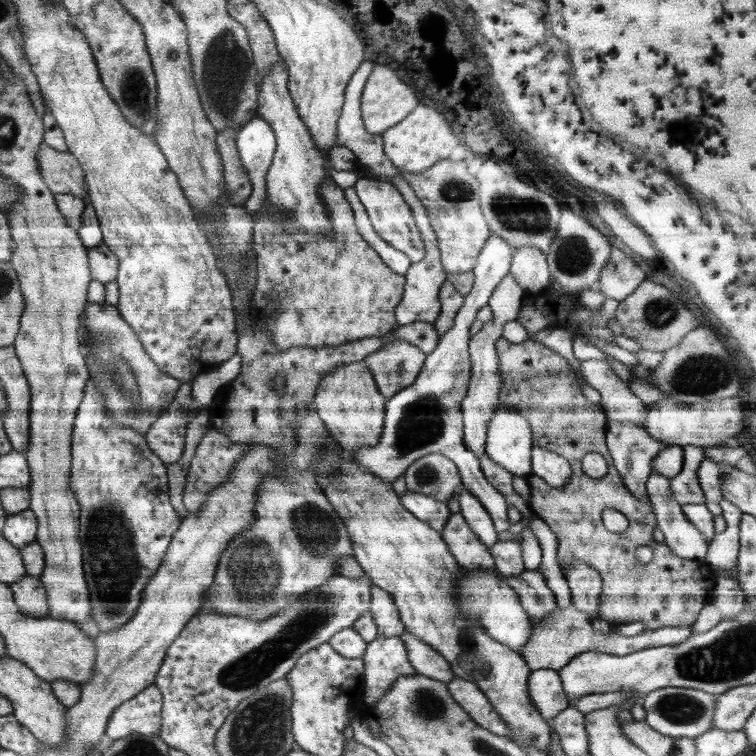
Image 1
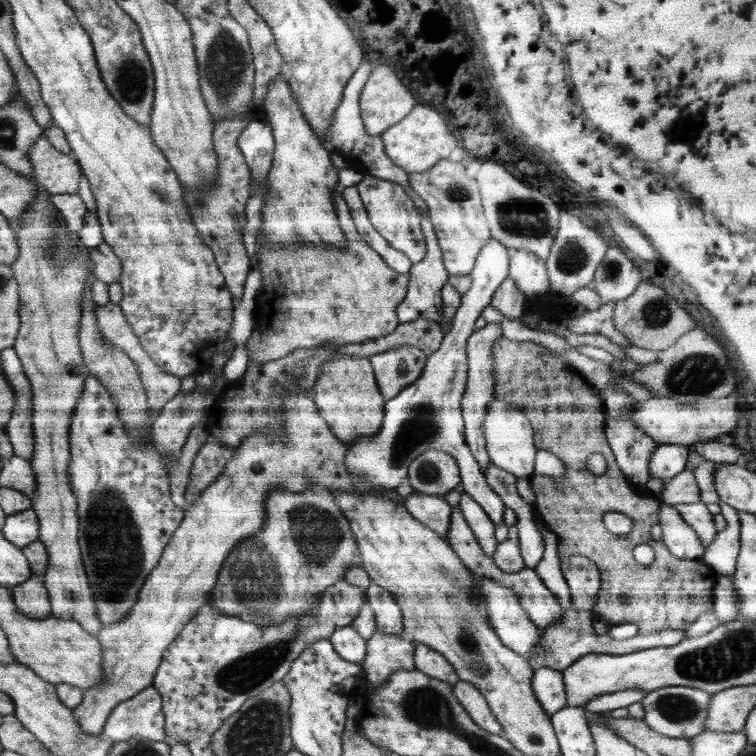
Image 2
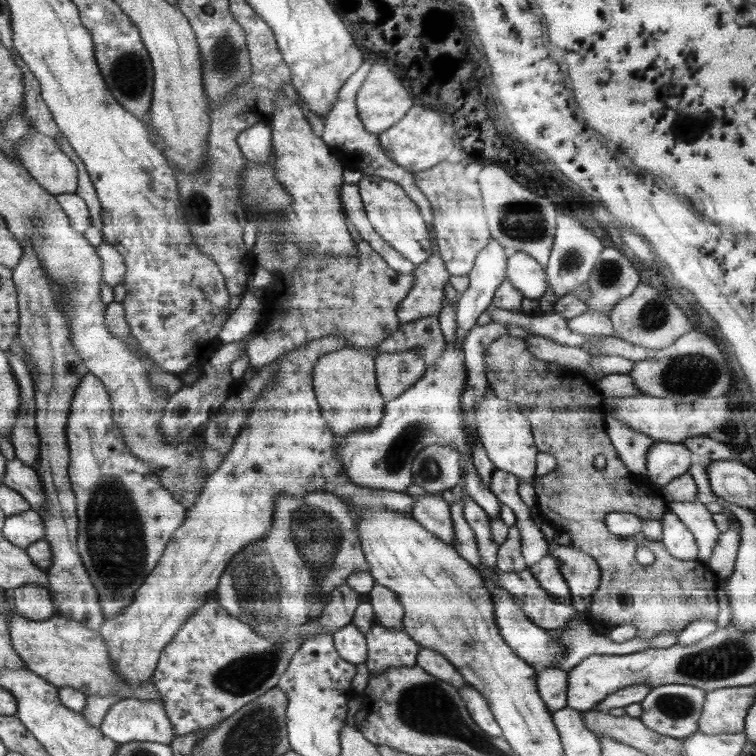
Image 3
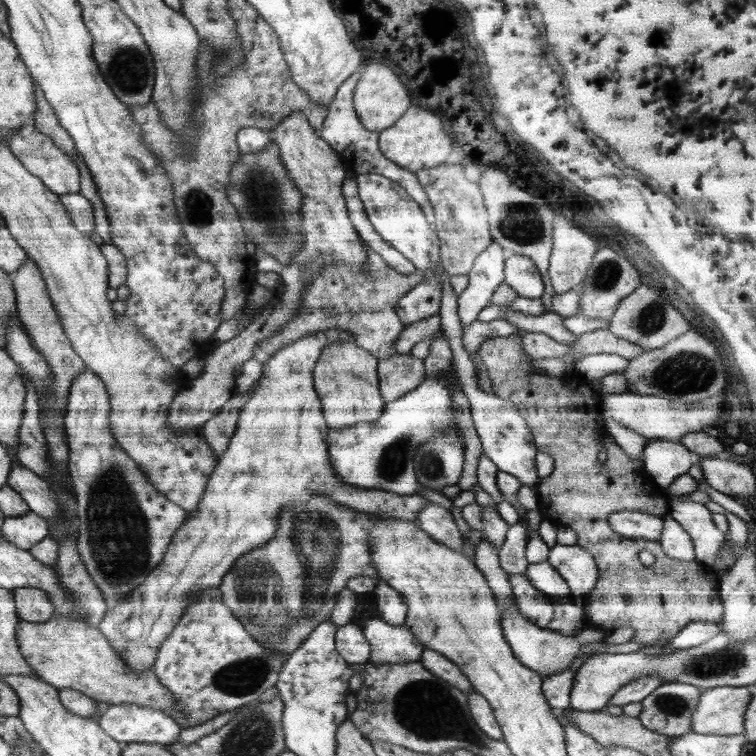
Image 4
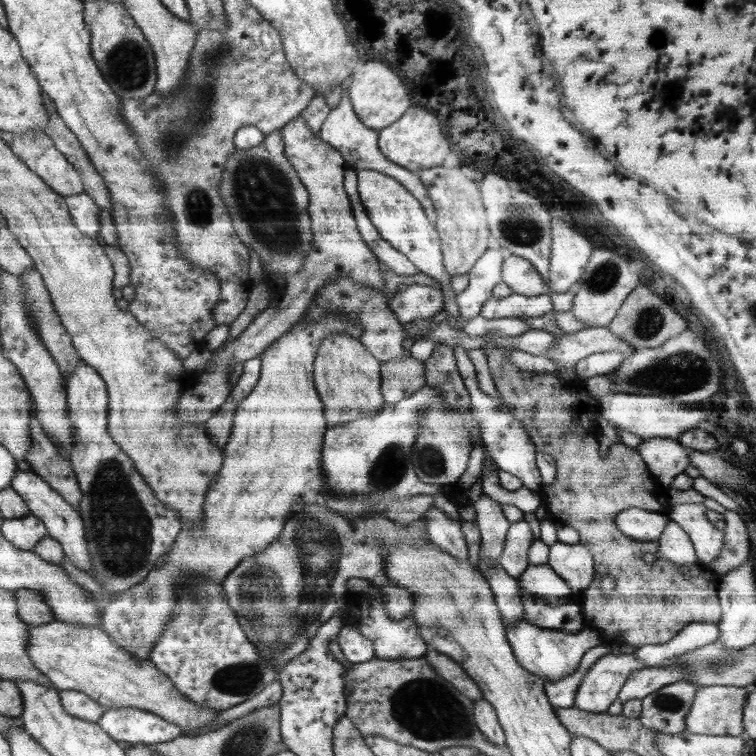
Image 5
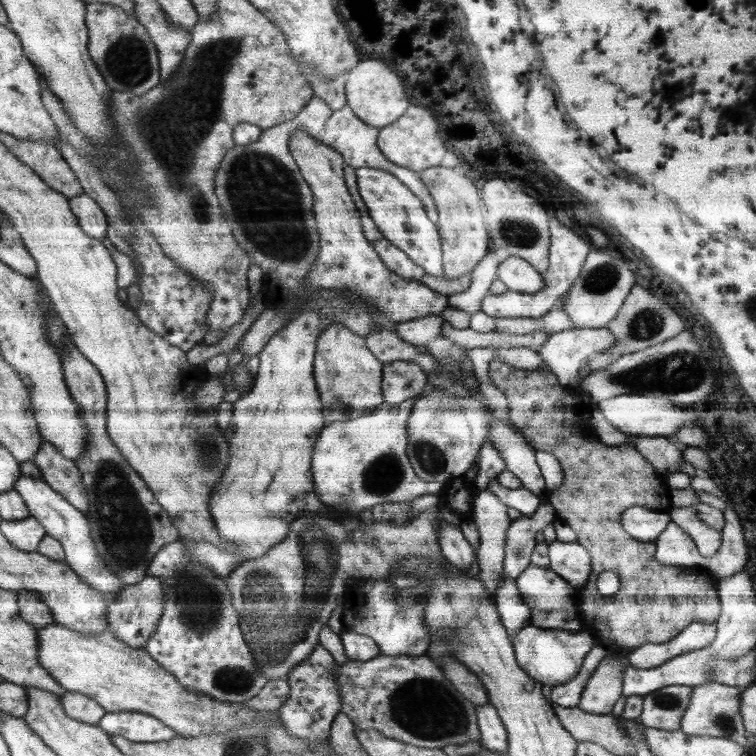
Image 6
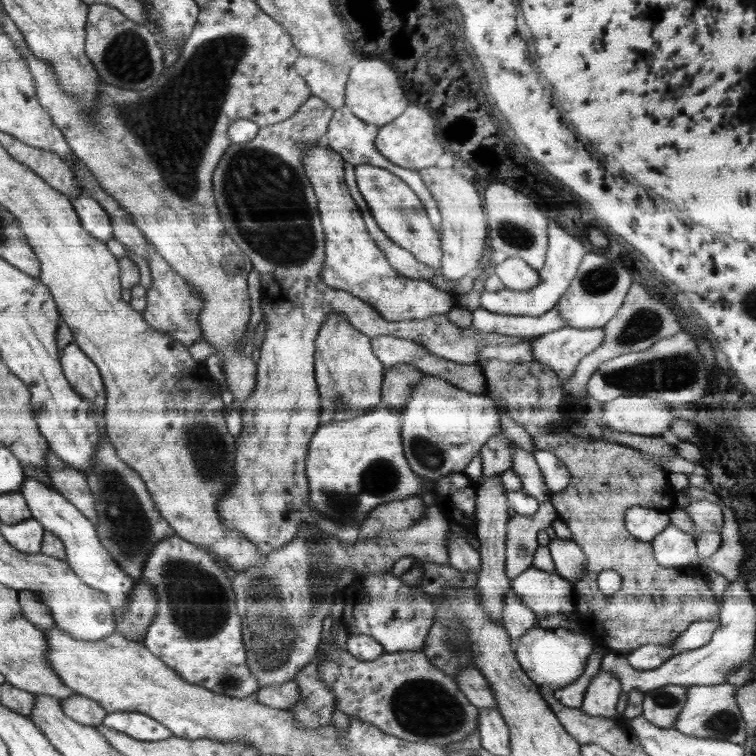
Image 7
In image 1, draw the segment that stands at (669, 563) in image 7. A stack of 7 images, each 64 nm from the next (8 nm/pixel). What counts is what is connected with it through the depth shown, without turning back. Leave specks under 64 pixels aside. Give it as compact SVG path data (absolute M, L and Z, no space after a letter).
M652 472L647 478L646 491L650 503L652 503L657 529L663 532L665 545L668 546L676 556L702 560L704 556L706 556L709 543L706 538L704 538L704 534L684 516L683 506L672 498L670 489L670 479L662 476L662 474L658 474L658 472Z

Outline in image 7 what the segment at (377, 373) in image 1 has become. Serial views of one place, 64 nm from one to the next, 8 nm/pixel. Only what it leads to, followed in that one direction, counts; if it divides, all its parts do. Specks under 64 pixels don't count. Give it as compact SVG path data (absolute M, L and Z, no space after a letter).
M396 364L386 368L382 382L381 402L382 408L403 408L412 395L412 389L420 383L424 373L408 364Z

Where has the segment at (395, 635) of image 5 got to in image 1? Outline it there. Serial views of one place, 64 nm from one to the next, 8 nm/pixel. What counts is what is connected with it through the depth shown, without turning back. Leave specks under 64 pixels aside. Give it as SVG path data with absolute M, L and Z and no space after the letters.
M377 636L367 644L364 657L364 701L374 705L400 676L413 676L408 649L400 637Z

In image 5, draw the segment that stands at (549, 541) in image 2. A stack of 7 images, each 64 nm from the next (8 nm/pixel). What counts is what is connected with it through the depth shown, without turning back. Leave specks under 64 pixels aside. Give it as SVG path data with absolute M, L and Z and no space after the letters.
M547 564L528 565L518 577L522 591L550 607L578 602L568 583Z

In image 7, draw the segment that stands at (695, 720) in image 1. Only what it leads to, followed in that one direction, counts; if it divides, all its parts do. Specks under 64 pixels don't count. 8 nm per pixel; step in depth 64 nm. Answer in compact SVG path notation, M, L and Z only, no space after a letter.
M668 684L645 693L642 715L658 730L672 728L687 702L688 687Z

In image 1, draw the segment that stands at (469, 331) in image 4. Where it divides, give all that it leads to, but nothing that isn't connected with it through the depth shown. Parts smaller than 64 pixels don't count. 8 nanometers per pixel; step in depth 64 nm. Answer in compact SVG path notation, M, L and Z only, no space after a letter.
M508 273L500 284L496 285L488 306L493 312L492 320L485 322L482 329L470 337L469 342L469 360L471 364L472 376L468 385L468 392L461 403L463 414L463 435L466 446L476 454L478 458L487 454L485 444L487 440L488 421L500 407L499 396L500 387L502 387L502 378L500 378L500 366L498 364L498 354L496 352L496 343L502 336L503 328L506 322L517 320L518 312L522 308L522 302L526 298L526 293L516 282L514 276Z

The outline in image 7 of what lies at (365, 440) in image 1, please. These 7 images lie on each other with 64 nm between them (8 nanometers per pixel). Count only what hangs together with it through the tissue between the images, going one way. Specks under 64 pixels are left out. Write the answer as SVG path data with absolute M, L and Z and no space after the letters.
M330 313L322 323L315 342L315 379L319 395L324 402L324 412L332 412L332 421L336 420L336 412L344 412L348 416L367 413L381 402L381 386L385 368L372 351L371 338L350 325L344 313Z

